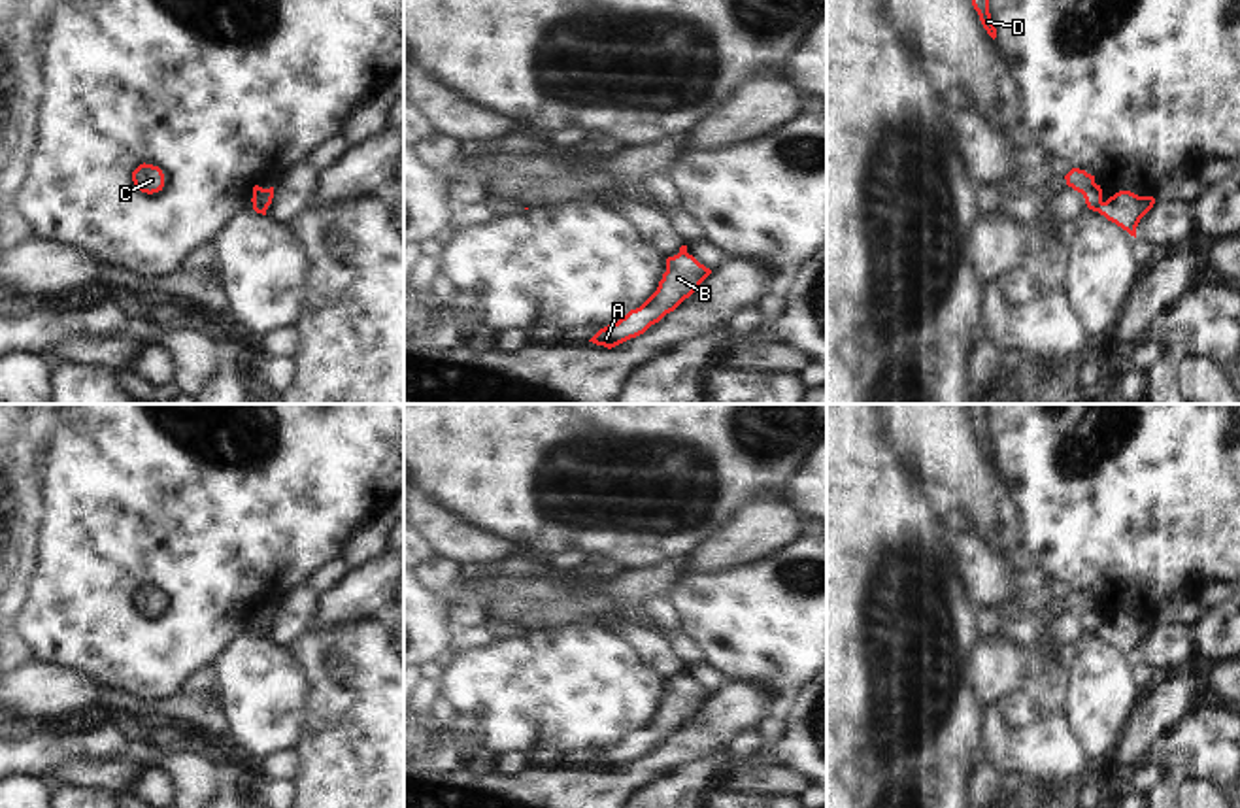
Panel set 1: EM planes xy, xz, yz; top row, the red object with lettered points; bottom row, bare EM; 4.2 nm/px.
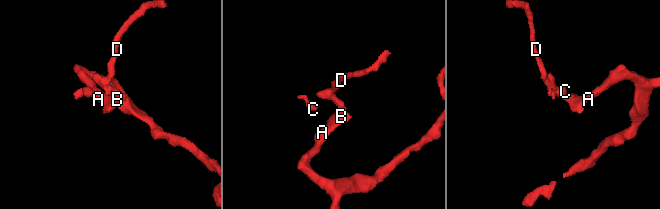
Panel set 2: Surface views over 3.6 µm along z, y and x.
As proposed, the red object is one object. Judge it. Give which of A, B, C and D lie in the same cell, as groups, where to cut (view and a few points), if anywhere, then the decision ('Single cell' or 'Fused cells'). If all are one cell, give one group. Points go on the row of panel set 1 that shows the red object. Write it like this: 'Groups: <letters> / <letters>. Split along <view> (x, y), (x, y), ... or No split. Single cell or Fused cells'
Groups: A B / C D. Split along yz (1103, 202), (1097, 210). Fused cells.

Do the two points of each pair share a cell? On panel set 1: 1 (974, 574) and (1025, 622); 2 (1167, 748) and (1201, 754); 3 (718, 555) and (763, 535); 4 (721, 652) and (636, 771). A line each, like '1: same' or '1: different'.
1: different
2: same
3: same
4: different

